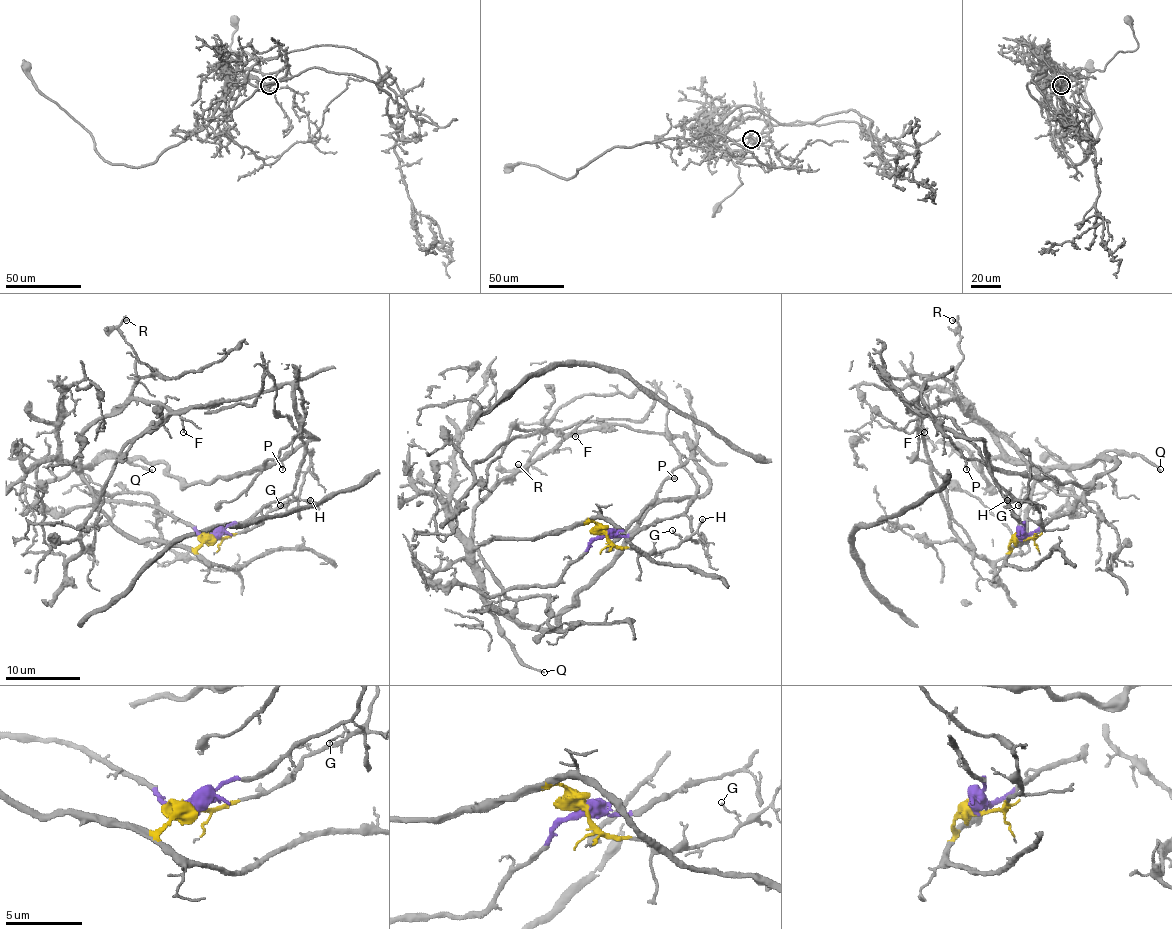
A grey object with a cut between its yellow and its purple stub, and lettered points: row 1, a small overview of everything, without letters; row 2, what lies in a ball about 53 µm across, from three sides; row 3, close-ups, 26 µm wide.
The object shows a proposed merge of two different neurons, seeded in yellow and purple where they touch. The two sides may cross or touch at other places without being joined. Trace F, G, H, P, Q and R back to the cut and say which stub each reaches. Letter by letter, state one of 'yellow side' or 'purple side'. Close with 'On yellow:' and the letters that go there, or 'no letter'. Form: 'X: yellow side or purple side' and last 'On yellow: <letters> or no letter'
F: yellow side
G: yellow side
H: yellow side
P: yellow side
Q: yellow side
R: yellow side
On yellow: F, G, H, P, Q, R

